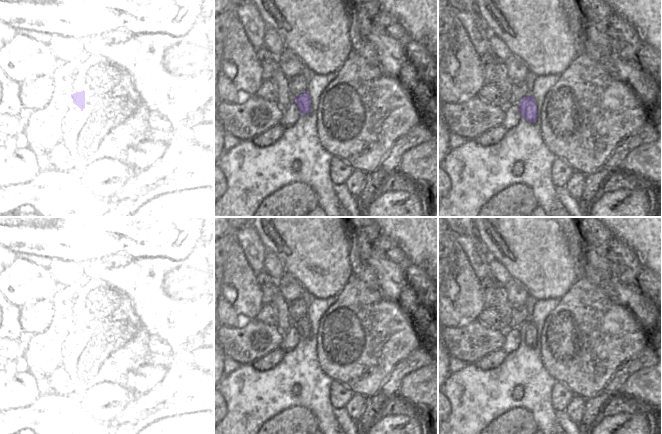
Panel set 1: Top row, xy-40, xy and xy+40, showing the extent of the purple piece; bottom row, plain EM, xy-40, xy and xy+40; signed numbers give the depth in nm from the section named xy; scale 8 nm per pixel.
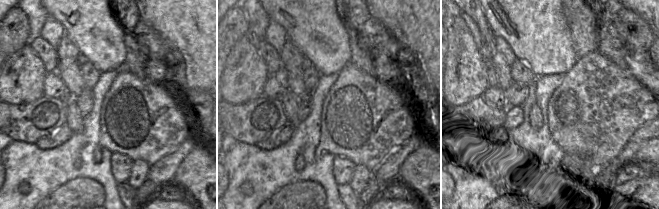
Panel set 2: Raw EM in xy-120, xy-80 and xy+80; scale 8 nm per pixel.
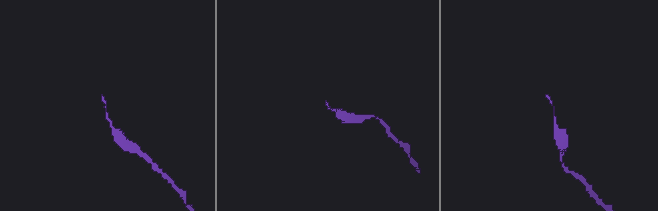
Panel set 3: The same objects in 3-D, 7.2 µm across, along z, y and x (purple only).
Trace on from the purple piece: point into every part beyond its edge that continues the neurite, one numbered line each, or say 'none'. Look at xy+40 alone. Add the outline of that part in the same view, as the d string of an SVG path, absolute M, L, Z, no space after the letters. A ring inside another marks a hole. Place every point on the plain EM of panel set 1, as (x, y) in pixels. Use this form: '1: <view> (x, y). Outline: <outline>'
none.

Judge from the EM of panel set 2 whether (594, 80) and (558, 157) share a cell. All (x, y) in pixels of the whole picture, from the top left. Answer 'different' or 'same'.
different

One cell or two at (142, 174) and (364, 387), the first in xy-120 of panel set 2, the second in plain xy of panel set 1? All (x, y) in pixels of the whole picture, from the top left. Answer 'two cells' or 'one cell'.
two cells

